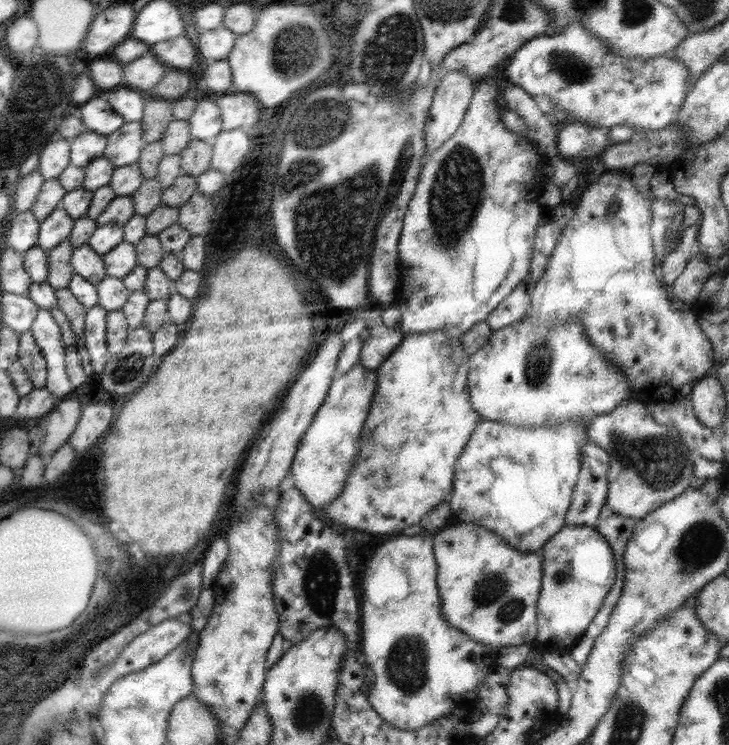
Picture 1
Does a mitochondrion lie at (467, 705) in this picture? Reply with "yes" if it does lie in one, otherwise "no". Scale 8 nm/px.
no

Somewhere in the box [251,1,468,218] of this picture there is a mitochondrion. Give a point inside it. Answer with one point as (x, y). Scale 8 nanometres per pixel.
(298, 50)

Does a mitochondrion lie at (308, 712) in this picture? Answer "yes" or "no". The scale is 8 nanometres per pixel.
yes

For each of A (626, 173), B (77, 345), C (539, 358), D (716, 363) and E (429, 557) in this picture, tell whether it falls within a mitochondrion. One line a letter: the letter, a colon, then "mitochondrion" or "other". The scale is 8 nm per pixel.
A: other
B: other
C: mitochondrion
D: other
E: other

